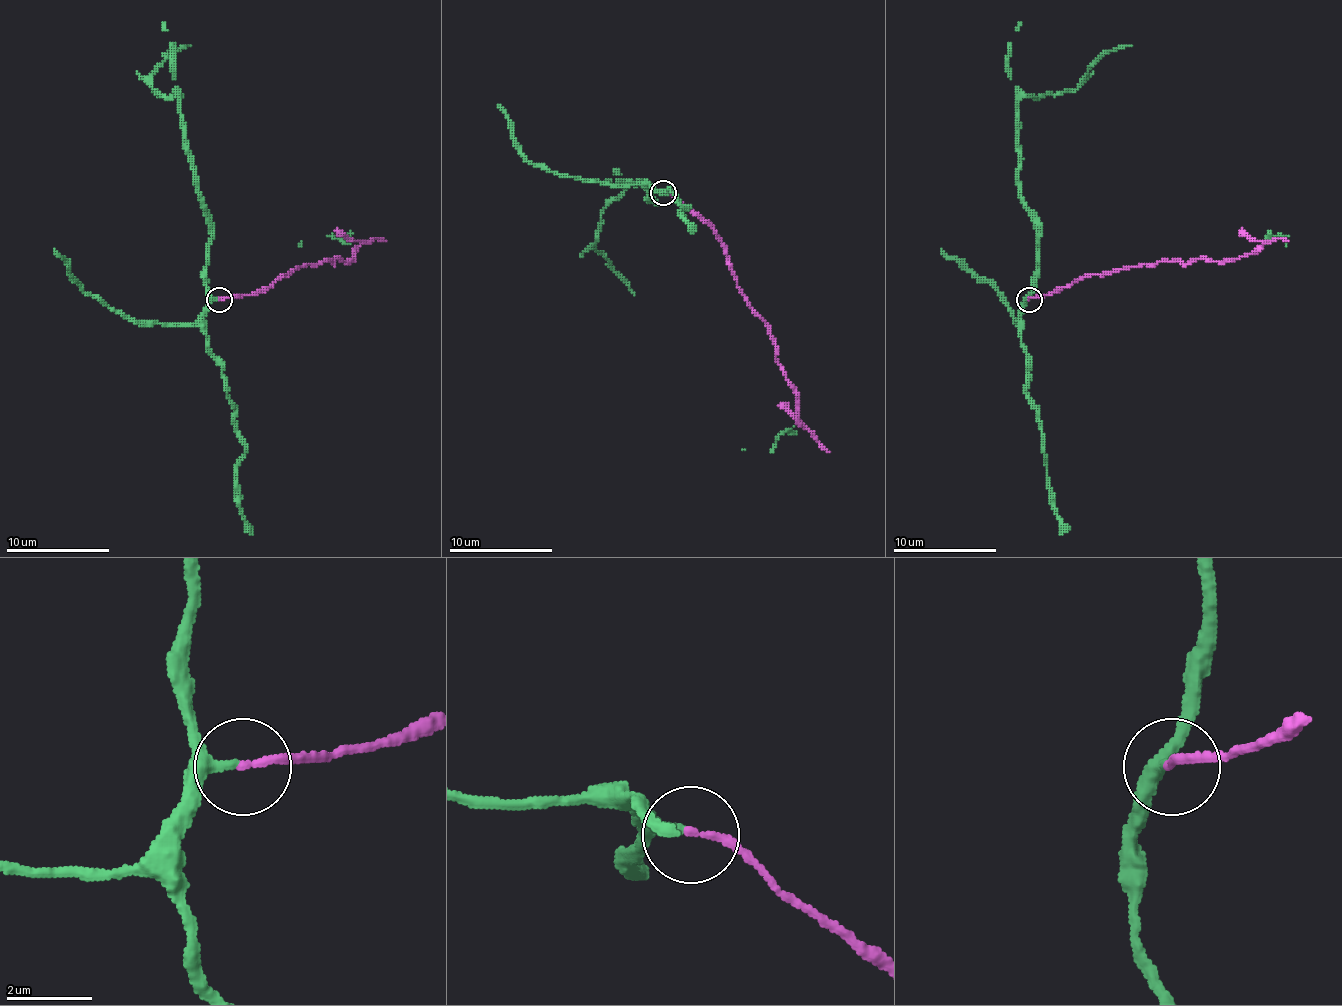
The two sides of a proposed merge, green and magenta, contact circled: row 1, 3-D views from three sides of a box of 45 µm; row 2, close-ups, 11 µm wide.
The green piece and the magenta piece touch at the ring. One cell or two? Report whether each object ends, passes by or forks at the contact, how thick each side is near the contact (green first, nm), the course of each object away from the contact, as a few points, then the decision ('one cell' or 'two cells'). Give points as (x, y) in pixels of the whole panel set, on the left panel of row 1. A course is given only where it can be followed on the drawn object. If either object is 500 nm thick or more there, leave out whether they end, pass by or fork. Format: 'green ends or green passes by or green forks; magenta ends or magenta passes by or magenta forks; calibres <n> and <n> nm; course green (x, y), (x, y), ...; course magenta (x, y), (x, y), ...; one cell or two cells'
green passes by; magenta ends; calibres 220 and 180 nm; course green (219, 297), (206, 285), (211, 218), (180, 97), (152, 86), (172, 50), (190, 45); course magenta (219, 300), (262, 292), (296, 267), (322, 261), (332, 264), (334, 259), (347, 261), (360, 246), (334, 231); one cell

